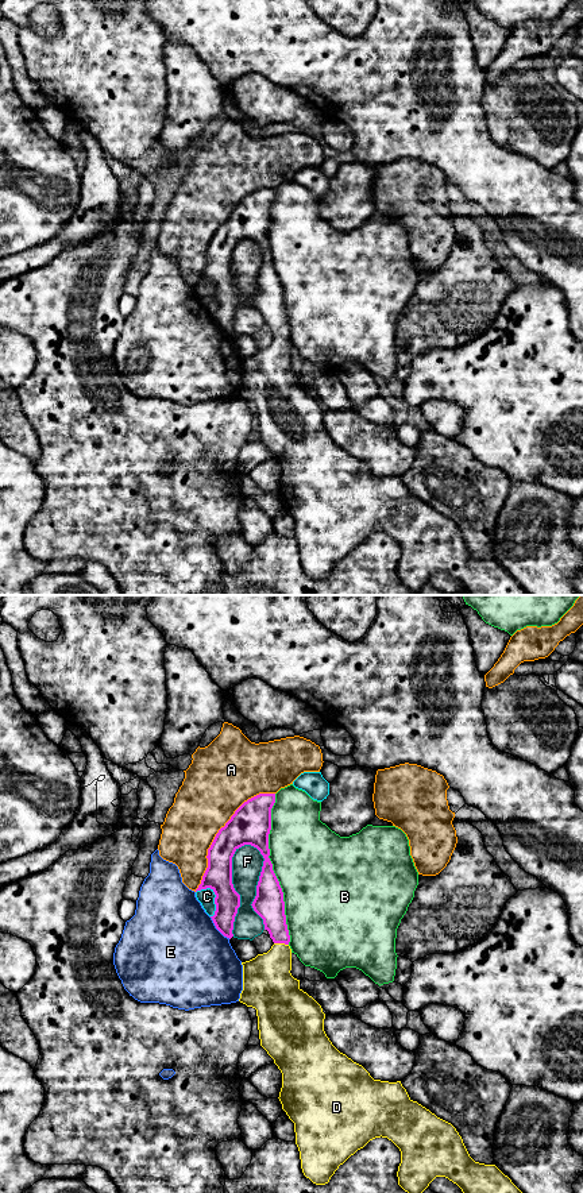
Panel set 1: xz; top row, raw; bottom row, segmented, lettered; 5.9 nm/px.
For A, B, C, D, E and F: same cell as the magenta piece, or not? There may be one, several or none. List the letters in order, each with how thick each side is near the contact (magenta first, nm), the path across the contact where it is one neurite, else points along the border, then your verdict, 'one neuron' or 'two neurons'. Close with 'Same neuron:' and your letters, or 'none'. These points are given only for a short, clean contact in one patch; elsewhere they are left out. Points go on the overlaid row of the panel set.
A: calibres 240 and 360 nm; two neurons
B: calibres 180 and 460 nm; two neurons
C: calibres 160 and 100 nm; two neurons
D: calibres 180 and 300 nm; way xz (269, 904), (281, 942), (280, 957), (267, 981); one neuron
E: calibres 150 and 500 nm; two neurons
F: calibres 180 and 190 nm; two neurons
Same neuron: D

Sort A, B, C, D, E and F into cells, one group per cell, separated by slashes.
A / B / C / D / E / F

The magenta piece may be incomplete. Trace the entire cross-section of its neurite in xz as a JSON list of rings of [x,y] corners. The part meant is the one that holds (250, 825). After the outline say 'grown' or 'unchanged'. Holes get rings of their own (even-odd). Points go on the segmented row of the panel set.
[[[259,794],[244,802],[216,834],[208,849],[208,868],[202,876],[197,891],[211,888],[216,897],[216,911],[211,916],[216,928],[227,938],[232,938],[233,922],[240,907],[240,895],[232,884],[232,857],[235,852],[251,845],[263,856],[263,866],[256,885],[256,896],[252,901],[254,911],[263,919],[265,930],[269,931],[274,945],[267,953],[258,954],[255,958],[242,962],[243,965],[243,991],[239,1001],[256,1009],[260,1046],[274,1059],[282,1073],[282,1088],[279,1101],[282,1109],[294,1123],[296,1144],[300,1151],[301,1169],[306,1178],[316,1185],[325,1185],[331,1177],[351,1155],[363,1148],[375,1138],[387,1138],[401,1151],[401,1163],[397,1177],[398,1185],[408,1193],[422,1193],[436,1177],[445,1177],[456,1184],[463,1193],[522,1193],[511,1180],[505,1175],[495,1165],[475,1162],[456,1128],[437,1117],[429,1109],[413,1101],[401,1081],[389,1082],[374,1080],[370,1073],[345,1054],[340,1053],[329,1041],[324,1031],[325,1014],[321,1005],[300,988],[300,980],[294,978],[292,970],[290,935],[286,924],[283,892],[273,870],[269,858],[269,834],[271,830],[271,808],[275,803],[275,794]]]; grown

